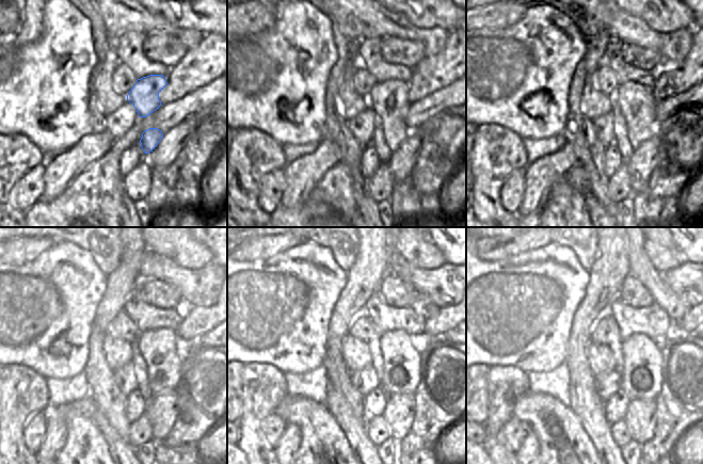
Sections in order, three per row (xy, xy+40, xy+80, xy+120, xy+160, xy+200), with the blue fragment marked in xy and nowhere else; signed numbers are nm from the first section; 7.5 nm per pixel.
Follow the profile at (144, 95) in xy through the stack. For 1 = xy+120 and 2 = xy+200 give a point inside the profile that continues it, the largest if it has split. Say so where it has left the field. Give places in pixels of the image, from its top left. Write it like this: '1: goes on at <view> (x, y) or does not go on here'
1: goes on at xy+120 (163, 366)
2: goes on at xy+200 (642, 372)

